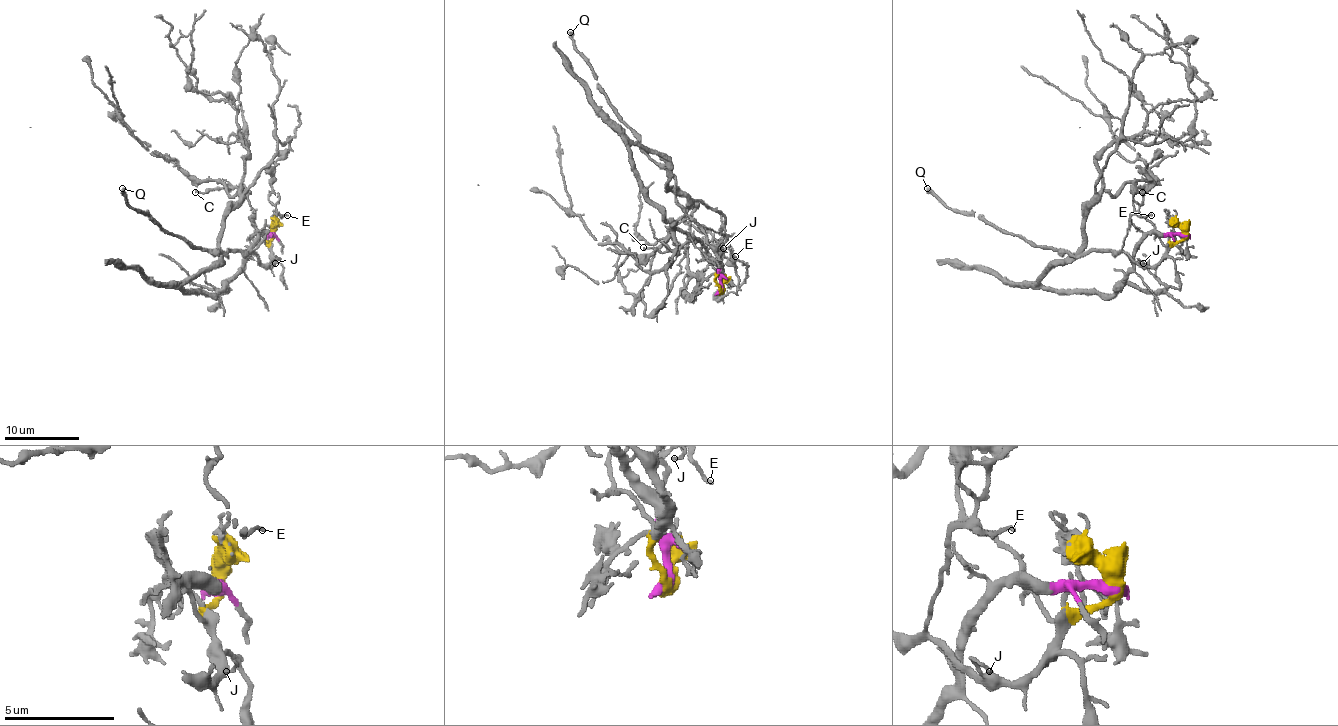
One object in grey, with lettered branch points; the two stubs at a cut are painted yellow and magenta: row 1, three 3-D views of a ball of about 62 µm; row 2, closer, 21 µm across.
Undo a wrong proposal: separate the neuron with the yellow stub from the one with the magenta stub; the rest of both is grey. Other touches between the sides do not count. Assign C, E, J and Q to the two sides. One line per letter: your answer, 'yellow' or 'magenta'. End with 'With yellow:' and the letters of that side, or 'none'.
C: yellow
E: yellow
J: yellow
Q: yellow
With yellow: C, E, J, Q

